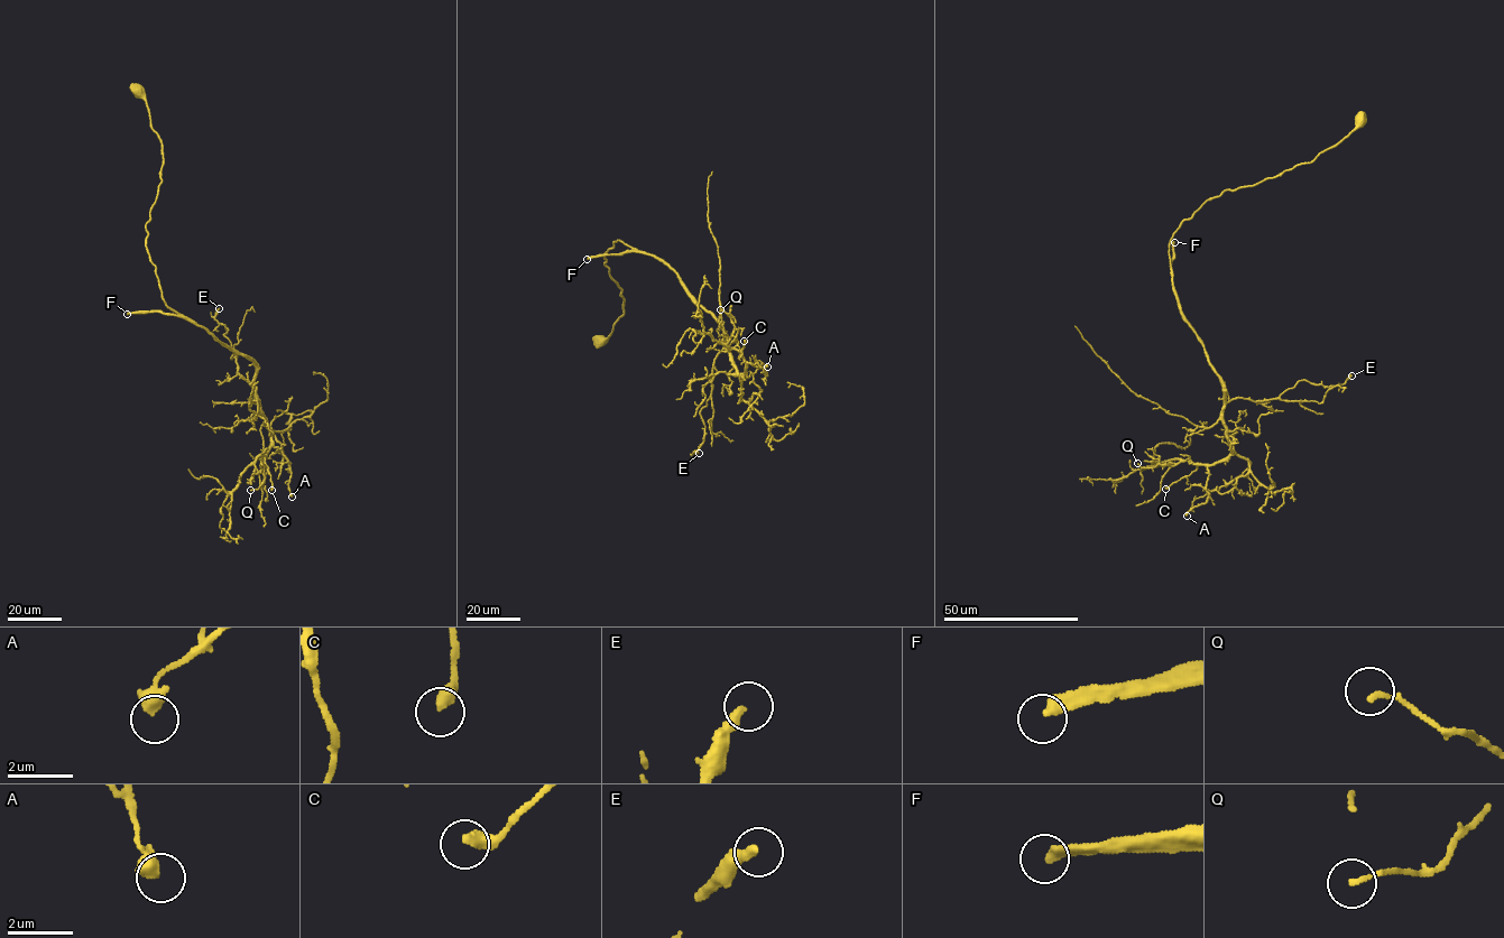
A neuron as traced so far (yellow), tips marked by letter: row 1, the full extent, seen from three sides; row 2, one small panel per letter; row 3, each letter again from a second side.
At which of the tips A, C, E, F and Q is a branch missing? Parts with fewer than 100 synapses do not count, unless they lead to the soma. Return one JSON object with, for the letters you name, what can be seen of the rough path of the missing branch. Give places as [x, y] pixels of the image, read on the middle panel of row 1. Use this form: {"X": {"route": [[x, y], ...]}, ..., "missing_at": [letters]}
{"missing_at": ["F"]}

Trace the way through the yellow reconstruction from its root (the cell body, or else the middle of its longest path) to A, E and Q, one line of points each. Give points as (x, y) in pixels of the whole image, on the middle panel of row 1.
A: (600, 341), (624, 314), (605, 263), (619, 240), (671, 267), (721, 327), (740, 377), (746, 363), (767, 367)
E: (600, 341), (624, 313), (605, 252), (619, 240), (661, 258), (725, 334), (700, 411), (699, 453)
Q: (600, 341), (624, 314), (605, 263), (619, 240), (671, 267), (740, 377), (735, 319), (720, 309)

